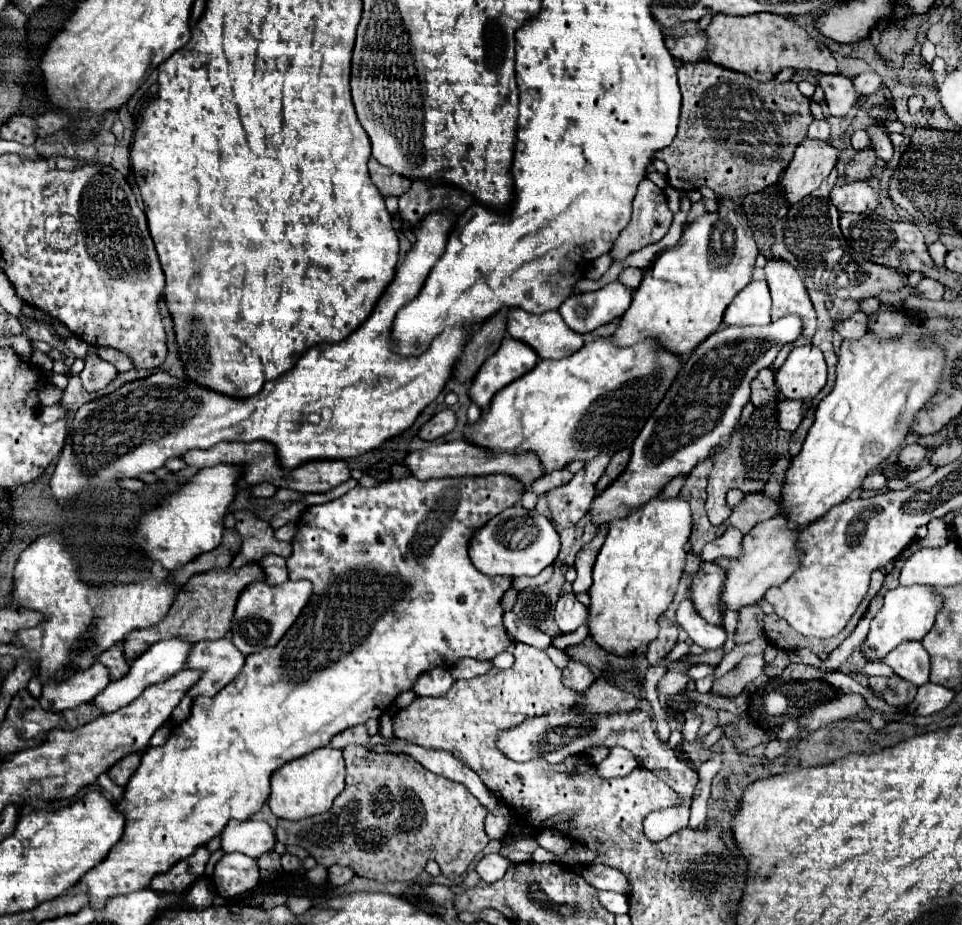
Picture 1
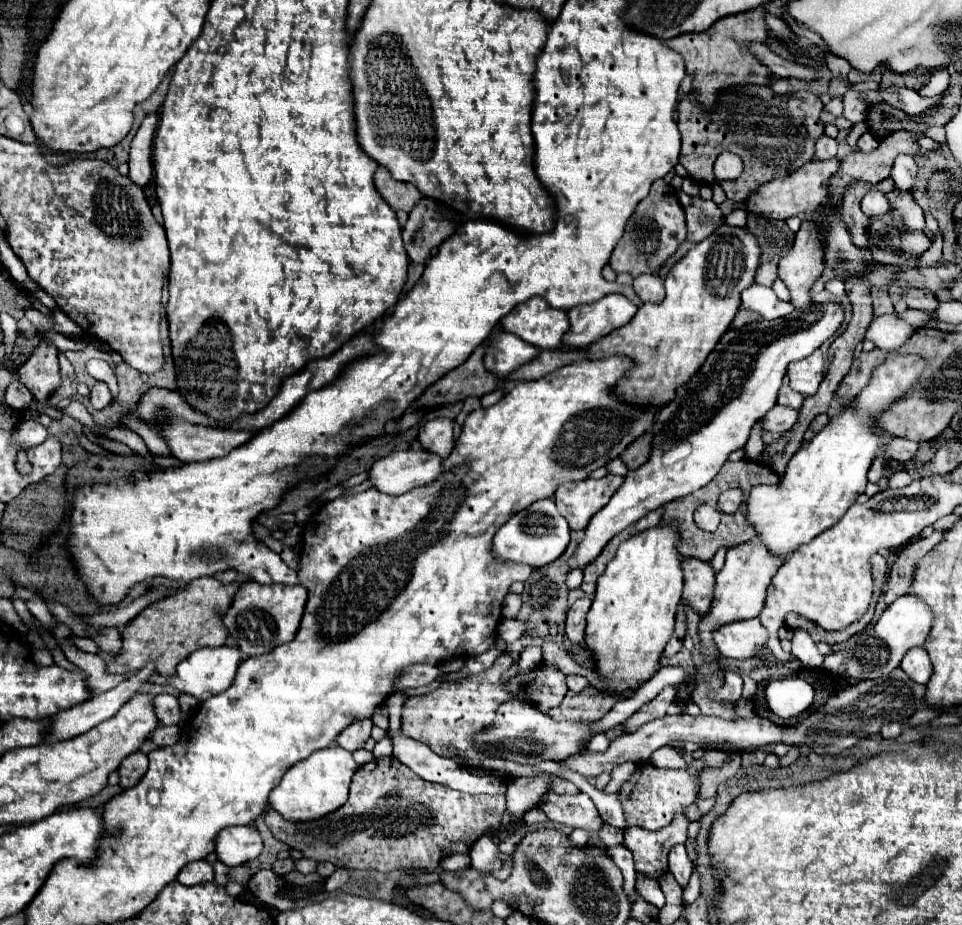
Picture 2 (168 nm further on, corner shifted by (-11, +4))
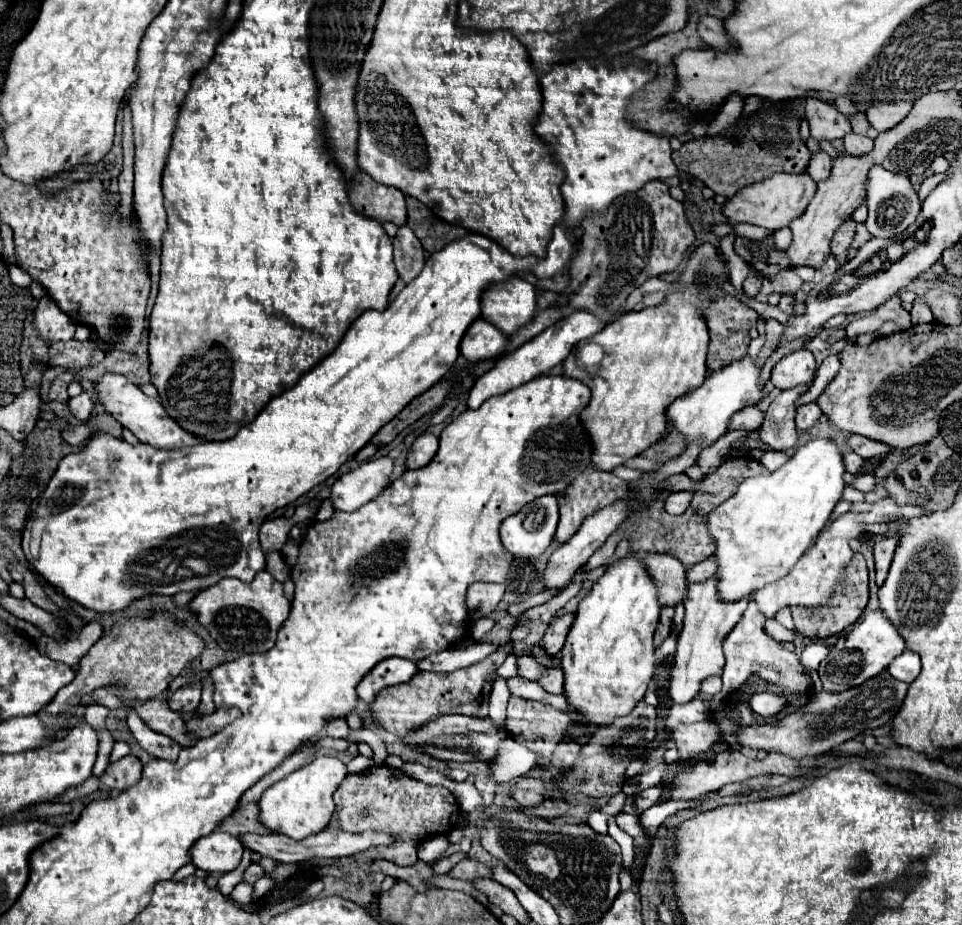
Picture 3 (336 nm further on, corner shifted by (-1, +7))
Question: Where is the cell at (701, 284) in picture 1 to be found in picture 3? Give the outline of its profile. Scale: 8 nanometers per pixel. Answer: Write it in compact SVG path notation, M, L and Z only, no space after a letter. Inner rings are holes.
M708 243L700 245L688 257L678 281L684 287L682 291L668 293L664 305L628 311L590 339L604 347L600 365L584 367L576 357L578 349L566 357L562 375L582 381L592 391L590 405L582 413L582 425L586 425L586 433L590 433L594 445L592 467L612 471L662 441L670 429L666 425L666 405L674 397L690 393L690 389L706 379L708 327L702 309L722 295L720 285L726 273L728 269L720 251Z

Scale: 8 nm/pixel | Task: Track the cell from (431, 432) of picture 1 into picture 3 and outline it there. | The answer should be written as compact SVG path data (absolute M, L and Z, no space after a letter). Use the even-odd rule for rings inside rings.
M422 433L410 447L406 455L406 471L422 469L428 465L428 461L436 455L438 451L438 439L432 433Z

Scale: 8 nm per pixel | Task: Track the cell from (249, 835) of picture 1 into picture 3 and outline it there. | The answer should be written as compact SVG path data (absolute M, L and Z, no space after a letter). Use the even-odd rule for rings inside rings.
M214 831L194 843L192 863L196 869L206 873L230 873L238 867L242 859L240 841L224 831Z

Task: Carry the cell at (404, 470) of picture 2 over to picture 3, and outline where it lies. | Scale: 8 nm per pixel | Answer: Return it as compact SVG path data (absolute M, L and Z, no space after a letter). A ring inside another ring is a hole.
M378 457L362 463L346 475L340 475L330 491L330 503L334 511L350 513L378 497L384 491L392 469L394 461L390 457Z

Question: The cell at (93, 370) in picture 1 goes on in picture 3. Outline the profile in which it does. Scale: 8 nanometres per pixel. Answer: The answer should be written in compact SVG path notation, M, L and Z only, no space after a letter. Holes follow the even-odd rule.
M80 393L78 397L70 397L70 399L68 399L68 407L70 407L70 413L72 413L76 419L86 421L86 419L90 417L90 413L92 413L94 403L92 403L92 399L90 399L88 393Z

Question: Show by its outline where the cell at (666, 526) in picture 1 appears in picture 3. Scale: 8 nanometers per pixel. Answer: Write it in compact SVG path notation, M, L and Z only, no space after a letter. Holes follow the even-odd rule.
M624 557L610 565L580 601L560 657L564 697L568 707L580 713L580 719L572 719L574 727L566 731L566 741L578 741L590 733L590 727L612 725L616 717L628 715L644 699L656 665L652 637L660 609L656 585L638 557Z

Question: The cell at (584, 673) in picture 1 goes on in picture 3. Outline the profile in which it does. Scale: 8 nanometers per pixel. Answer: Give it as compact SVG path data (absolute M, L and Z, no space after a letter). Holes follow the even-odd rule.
M552 667L552 669L548 669L542 677L538 677L536 683L540 683L540 687L542 687L546 693L558 695L558 693L562 693L562 689L564 689L564 673L562 673L560 667Z

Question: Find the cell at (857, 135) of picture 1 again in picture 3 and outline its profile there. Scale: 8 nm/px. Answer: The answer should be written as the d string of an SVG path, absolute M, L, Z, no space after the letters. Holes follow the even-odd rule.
M848 133L844 137L844 147L846 147L846 153L852 155L852 157L860 157L860 155L866 155L870 153L870 149L874 147L874 141L864 137L864 135L856 135L856 133Z

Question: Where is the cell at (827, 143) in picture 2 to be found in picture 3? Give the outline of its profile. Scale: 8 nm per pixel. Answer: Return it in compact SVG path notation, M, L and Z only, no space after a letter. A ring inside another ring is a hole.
M820 151L818 155L812 157L812 161L810 161L810 165L808 165L808 175L810 175L816 183L820 183L822 179L830 177L830 169L832 169L830 157L828 157L824 151Z

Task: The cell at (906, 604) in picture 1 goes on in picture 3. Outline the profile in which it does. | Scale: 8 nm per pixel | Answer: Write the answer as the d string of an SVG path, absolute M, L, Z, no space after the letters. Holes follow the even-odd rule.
M878 609L868 611L854 627L850 627L850 631L846 629L838 637L838 641L830 649L830 655L822 661L818 669L822 685L830 693L840 693L846 691L848 687L858 687L866 679L884 671L890 665L890 661L898 657L904 649L906 649L904 639L898 635L896 627L884 617L884 613L880 613Z

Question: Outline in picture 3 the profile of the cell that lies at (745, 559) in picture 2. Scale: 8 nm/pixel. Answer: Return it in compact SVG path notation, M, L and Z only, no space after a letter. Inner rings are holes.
M710 577L704 583L688 585L688 593L684 597L684 607L686 607L686 617L684 625L678 637L676 645L676 655L674 655L674 669L670 671L670 687L668 695L674 703L688 703L694 699L694 695L700 691L700 685L704 679L722 675L724 669L724 651L722 651L722 641L726 639L726 633L734 629L734 625L740 621L748 599L736 601L736 603L722 603L716 595L714 587L716 579Z

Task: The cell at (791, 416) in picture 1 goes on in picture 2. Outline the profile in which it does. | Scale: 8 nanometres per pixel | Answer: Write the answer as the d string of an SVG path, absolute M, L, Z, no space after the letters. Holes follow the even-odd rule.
M776 404L764 418L762 424L766 430L770 432L788 432L798 420L798 410L788 408L788 406L780 406Z

